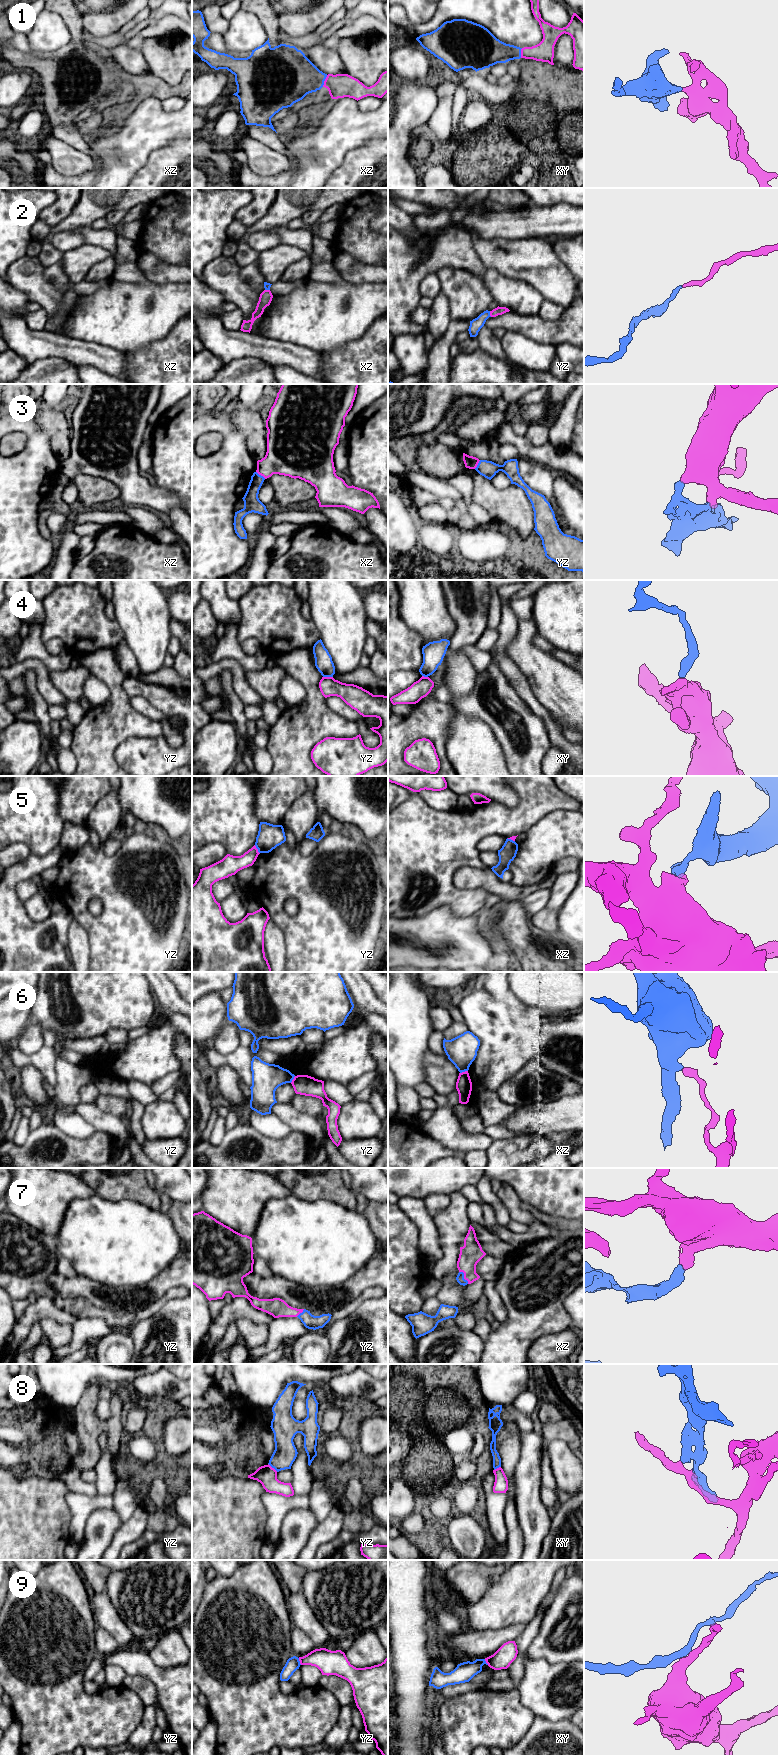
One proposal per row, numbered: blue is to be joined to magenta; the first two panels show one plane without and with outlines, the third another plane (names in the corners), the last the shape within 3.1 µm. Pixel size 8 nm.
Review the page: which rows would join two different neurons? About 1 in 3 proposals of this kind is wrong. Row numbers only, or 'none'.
3, 4, 5, 6, 8, 9

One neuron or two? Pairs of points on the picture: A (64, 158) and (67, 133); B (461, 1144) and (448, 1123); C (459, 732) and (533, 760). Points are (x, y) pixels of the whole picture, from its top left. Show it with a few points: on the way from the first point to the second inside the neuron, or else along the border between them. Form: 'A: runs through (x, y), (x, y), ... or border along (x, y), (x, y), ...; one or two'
A: border along (47, 129), (54, 136), (74, 148), (87, 153); two
B: runs through (456, 1139), (448, 1131), (448, 1128); one
C: border along (489, 726), (500, 746), (506, 765); two

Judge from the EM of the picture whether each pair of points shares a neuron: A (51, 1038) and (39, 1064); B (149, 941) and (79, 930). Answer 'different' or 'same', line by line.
A: different
B: different

